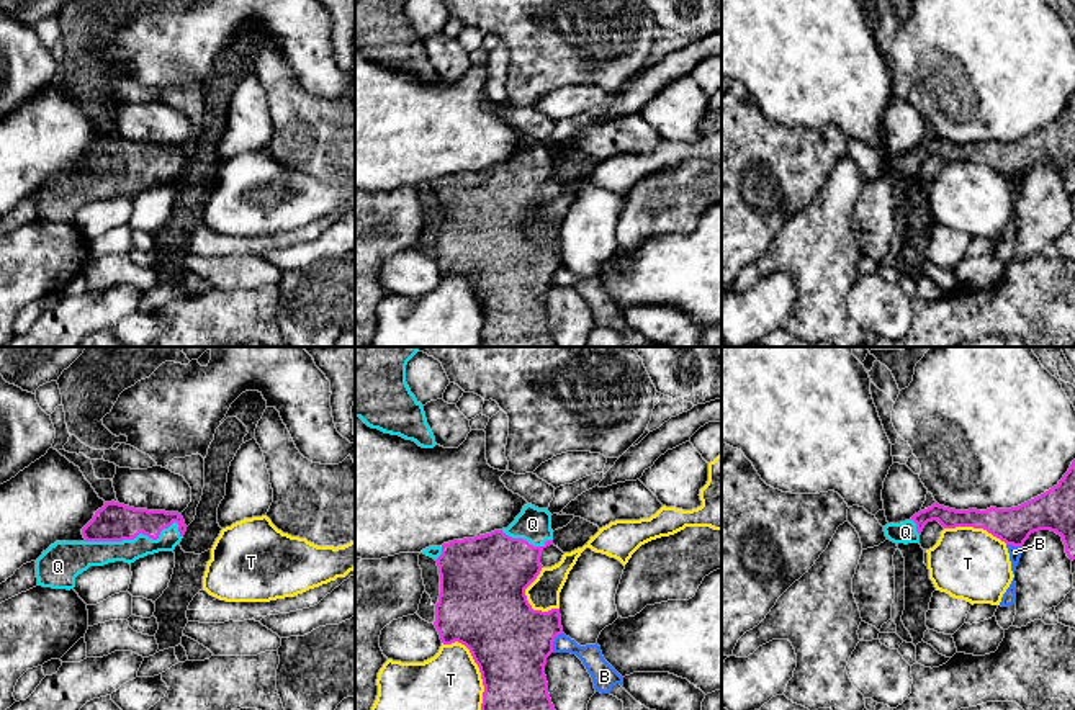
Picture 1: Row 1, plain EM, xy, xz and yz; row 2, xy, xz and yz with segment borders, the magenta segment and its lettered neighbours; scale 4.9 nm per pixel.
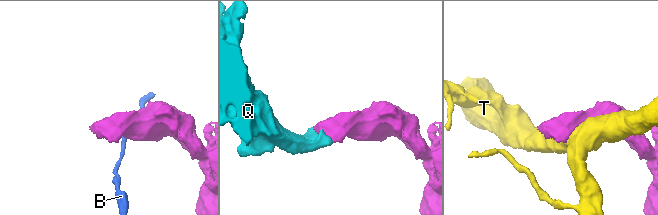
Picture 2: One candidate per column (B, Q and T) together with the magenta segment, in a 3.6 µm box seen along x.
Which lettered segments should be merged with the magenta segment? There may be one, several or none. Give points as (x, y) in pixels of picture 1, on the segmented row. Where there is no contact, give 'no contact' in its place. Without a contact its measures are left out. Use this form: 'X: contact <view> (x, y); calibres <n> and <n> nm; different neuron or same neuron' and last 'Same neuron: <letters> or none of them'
B: contact xz (553, 640); calibres 400 and 110 nm; different neuron
Q: contact xy (138, 534); calibres 190 and 130 nm; same neuron
T: contact xz (478, 666); calibres 400 and 280 nm; different neuron
Same neuron: Q

